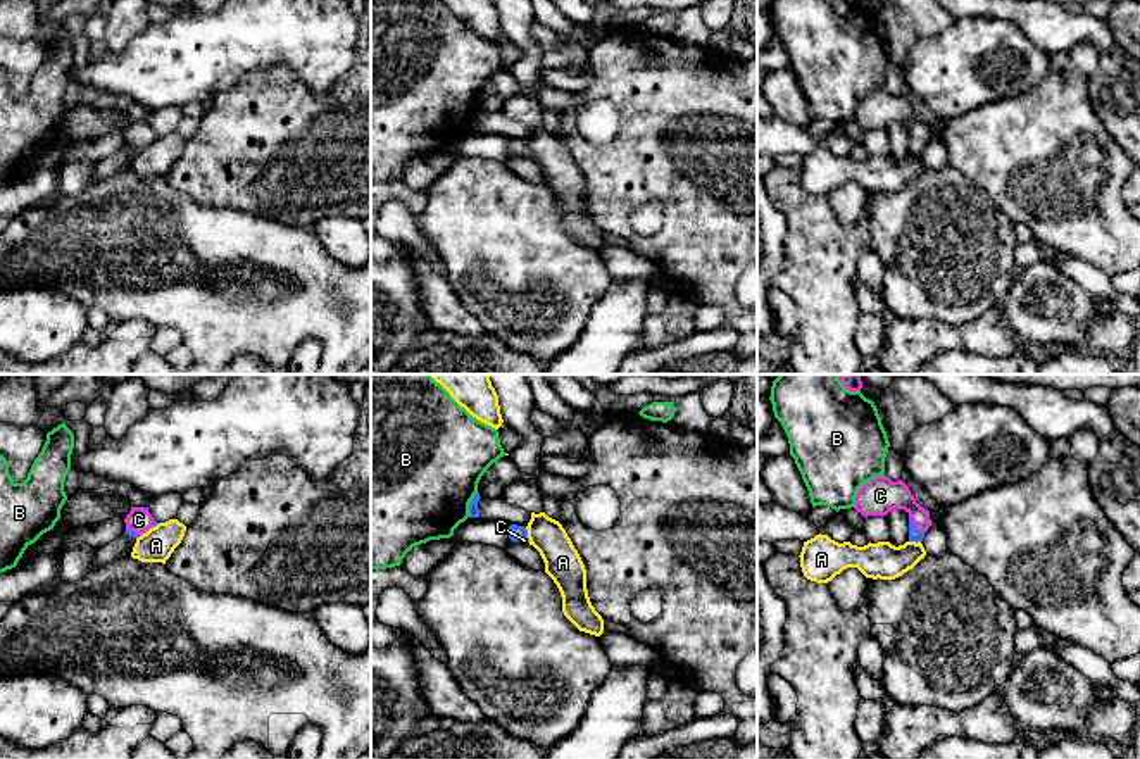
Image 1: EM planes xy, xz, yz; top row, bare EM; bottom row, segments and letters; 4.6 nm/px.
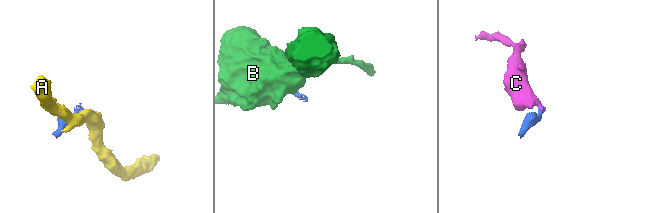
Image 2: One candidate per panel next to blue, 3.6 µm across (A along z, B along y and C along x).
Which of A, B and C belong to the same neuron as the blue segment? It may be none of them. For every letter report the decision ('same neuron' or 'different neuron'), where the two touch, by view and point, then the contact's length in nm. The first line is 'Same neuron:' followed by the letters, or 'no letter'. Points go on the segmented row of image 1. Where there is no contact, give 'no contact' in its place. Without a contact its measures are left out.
Same neuron: C
A: different neuron | xz (526, 533) | 60 nm
B: different neuron | xz (469, 504) | 130 nm
C: same neuron | yz (914, 526) | 120 nm

